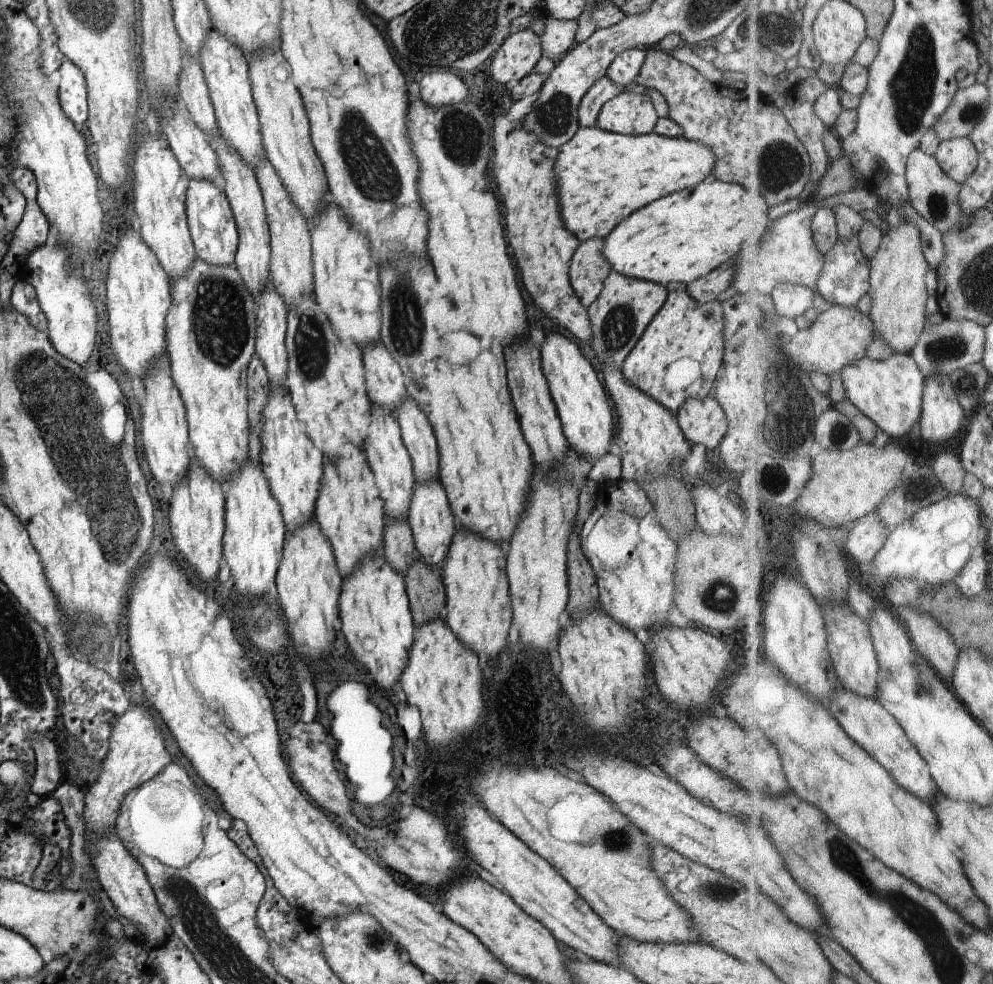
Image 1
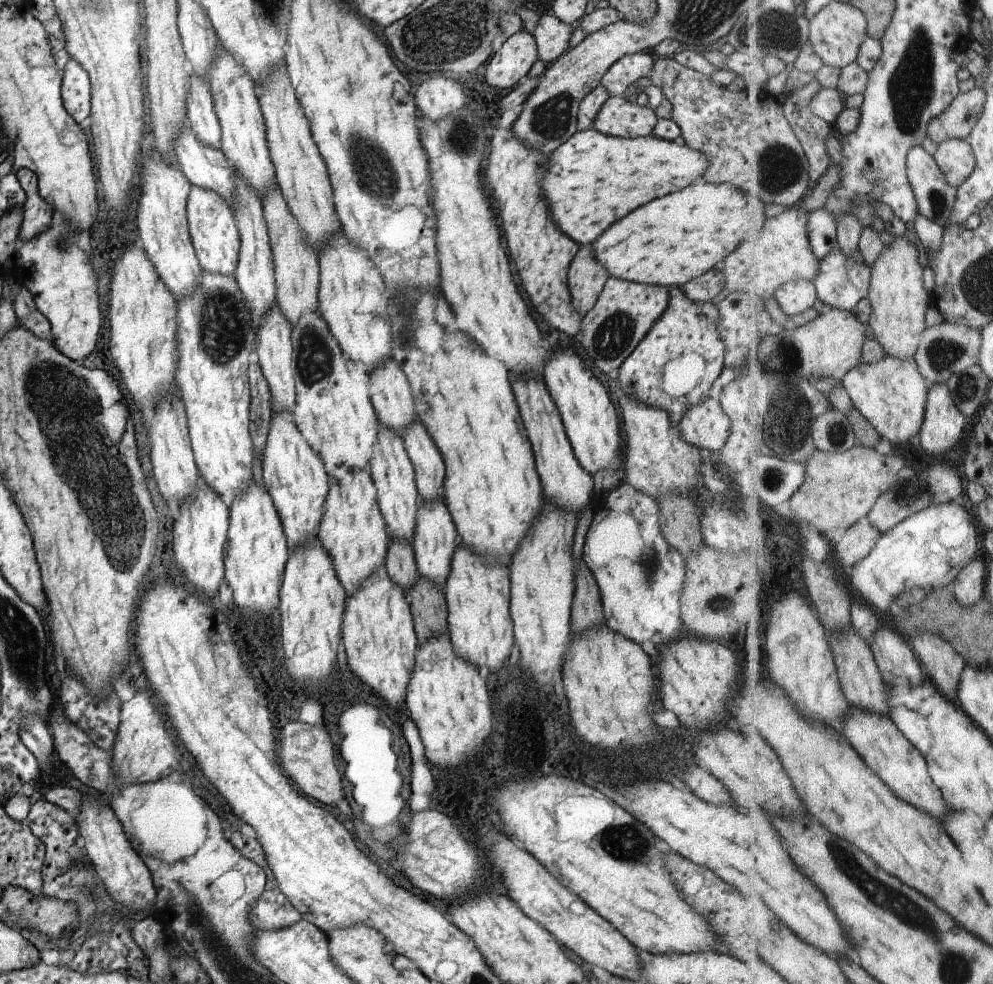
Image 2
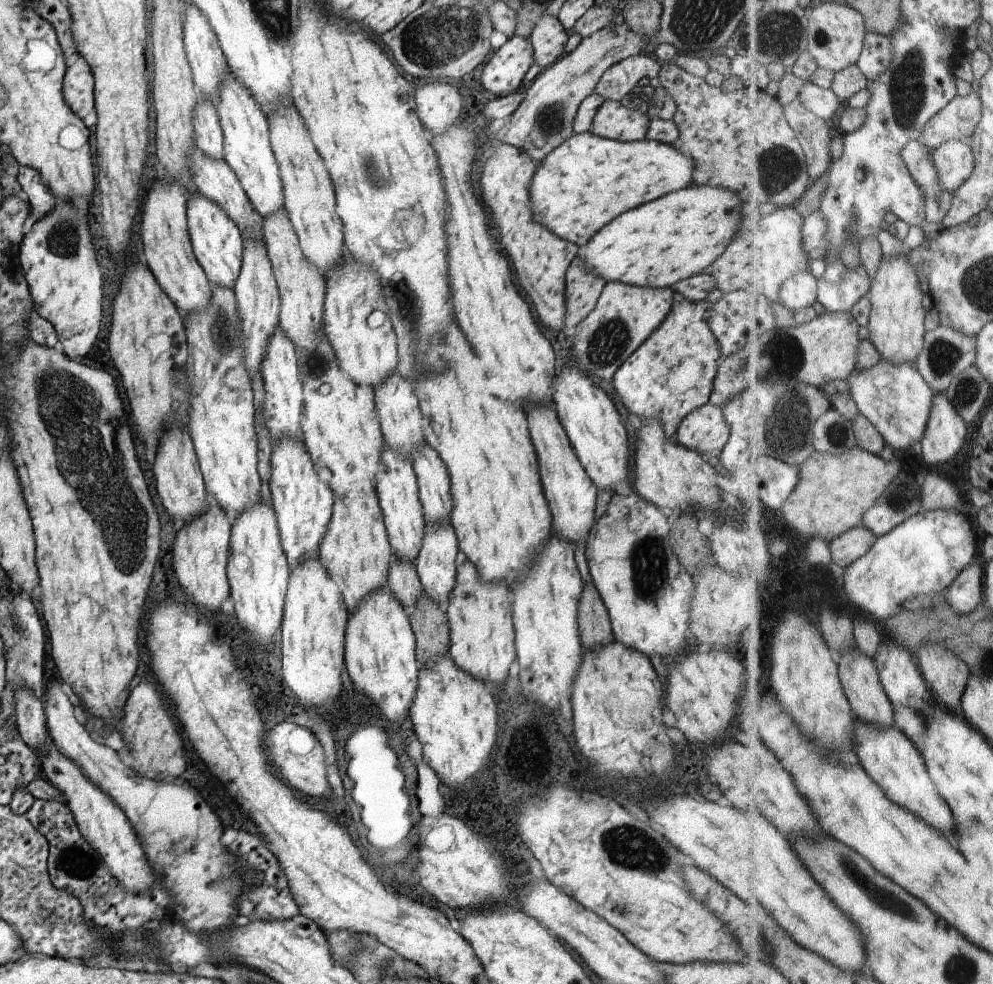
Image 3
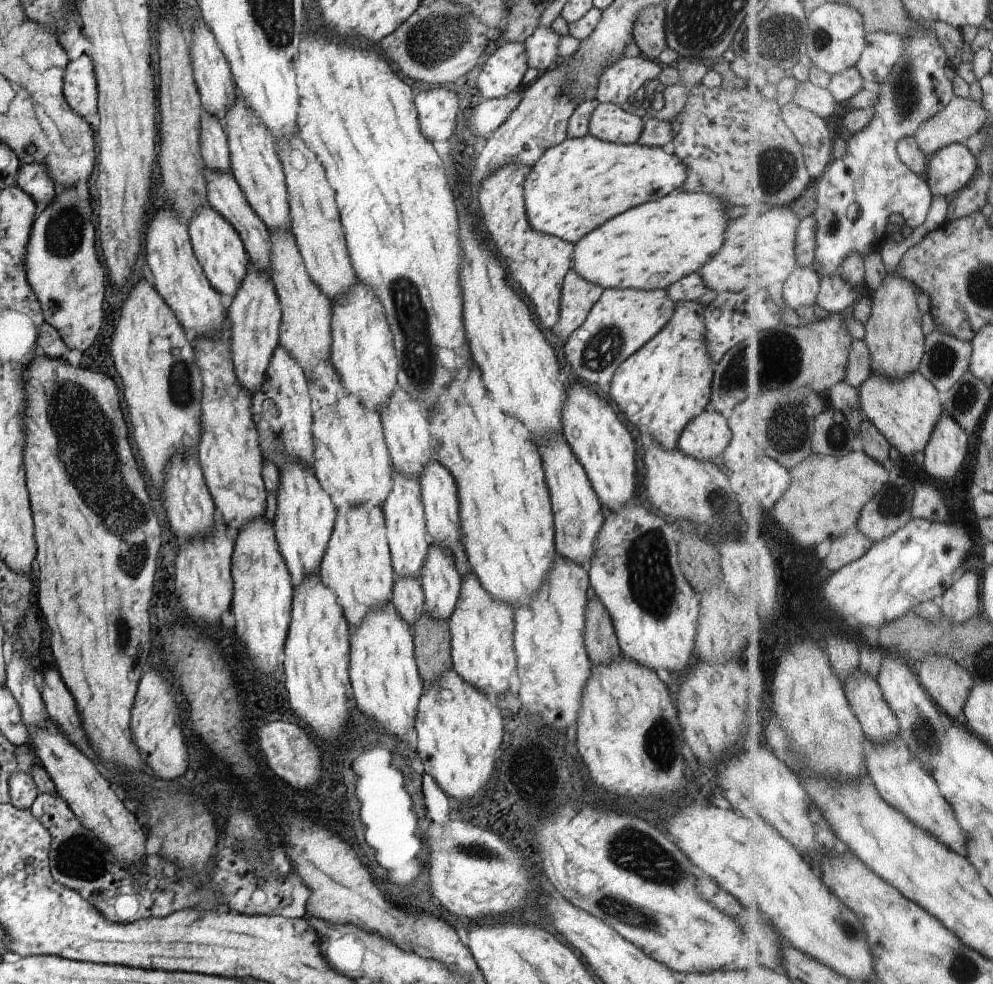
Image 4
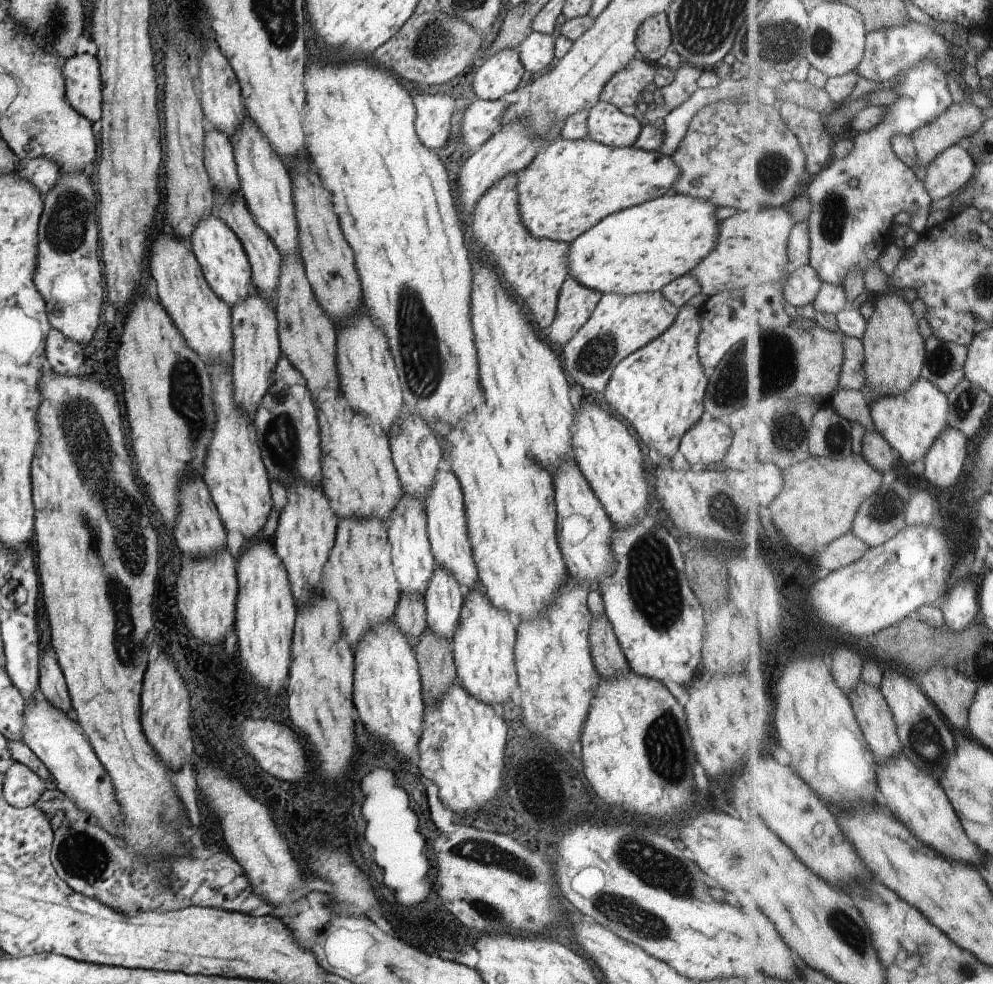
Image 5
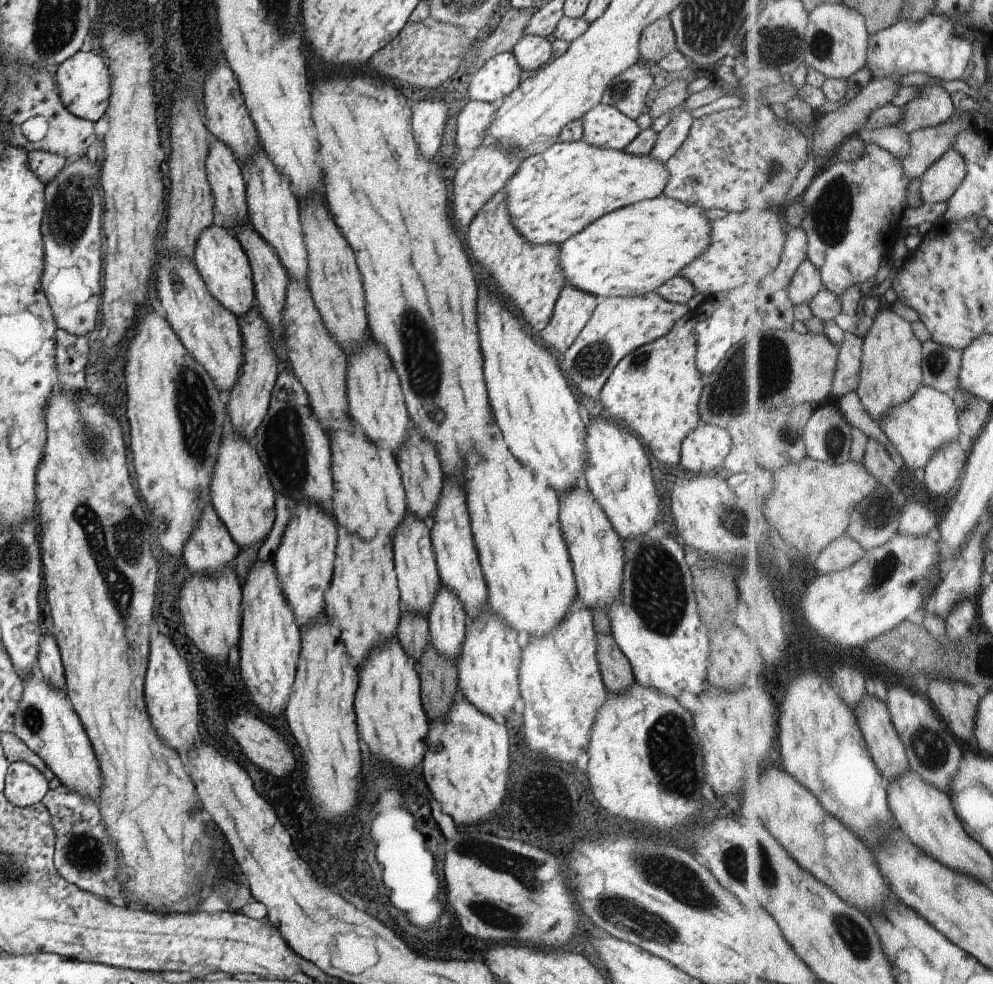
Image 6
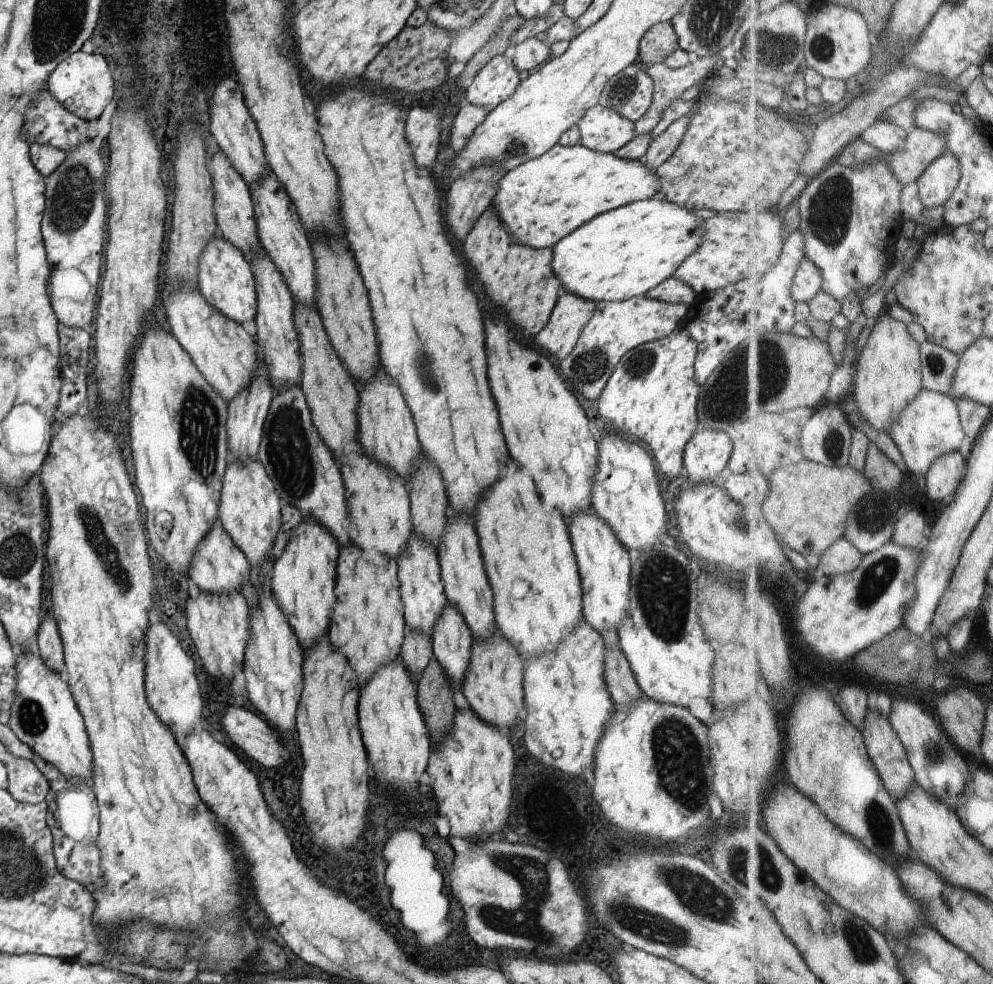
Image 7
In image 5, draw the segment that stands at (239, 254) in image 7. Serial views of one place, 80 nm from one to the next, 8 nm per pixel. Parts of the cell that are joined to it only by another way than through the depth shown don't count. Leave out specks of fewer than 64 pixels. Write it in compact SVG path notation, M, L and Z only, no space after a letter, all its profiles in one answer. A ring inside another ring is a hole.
M208 215L196 223L188 239L209 287L230 306L242 302L253 288L252 269L236 233L221 218Z

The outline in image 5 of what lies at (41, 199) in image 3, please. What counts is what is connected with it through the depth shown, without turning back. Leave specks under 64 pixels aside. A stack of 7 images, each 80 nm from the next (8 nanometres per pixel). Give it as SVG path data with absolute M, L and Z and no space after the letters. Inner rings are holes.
M38 157L28 159L17 168L21 179L28 181L39 193L46 196L47 192L57 183L61 172L58 165L51 160Z

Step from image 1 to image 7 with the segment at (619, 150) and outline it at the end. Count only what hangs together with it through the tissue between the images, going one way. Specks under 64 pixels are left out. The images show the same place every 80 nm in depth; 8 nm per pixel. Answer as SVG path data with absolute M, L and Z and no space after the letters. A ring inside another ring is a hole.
M559 142L542 156L523 162L508 171L500 180L492 207L497 210L509 233L524 246L535 249L553 248L558 241L599 214L639 201L652 199L661 187L656 170L645 165L641 159L620 158L614 153L603 153L572 145L563 147Z

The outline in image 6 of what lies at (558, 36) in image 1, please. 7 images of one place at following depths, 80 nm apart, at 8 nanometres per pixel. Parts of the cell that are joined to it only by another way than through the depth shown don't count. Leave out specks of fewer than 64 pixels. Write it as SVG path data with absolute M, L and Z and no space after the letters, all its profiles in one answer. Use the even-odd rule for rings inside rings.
M523 36L513 48L520 68L534 74L553 59L552 45L546 37Z

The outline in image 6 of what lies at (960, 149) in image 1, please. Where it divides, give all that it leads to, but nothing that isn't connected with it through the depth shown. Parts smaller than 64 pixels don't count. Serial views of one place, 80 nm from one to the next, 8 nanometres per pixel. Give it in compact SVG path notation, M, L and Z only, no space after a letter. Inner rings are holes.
M950 149L936 165L922 176L921 194L924 202L948 201L970 174L970 163L960 150Z

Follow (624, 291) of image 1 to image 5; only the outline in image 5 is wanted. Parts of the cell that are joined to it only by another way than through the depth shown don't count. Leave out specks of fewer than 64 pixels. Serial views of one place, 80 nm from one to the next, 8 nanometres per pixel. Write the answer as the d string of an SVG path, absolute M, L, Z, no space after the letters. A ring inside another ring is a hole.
M661 290L631 295L604 293L586 324L563 346L568 374L584 388L585 395L604 392L618 363L666 332L678 311Z

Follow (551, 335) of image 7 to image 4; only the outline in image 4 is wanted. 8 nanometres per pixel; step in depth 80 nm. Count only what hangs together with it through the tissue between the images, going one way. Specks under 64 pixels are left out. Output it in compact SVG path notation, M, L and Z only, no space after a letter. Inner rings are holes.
M571 268L564 277L558 322L551 328L556 335L568 339L586 320L589 310L603 293L600 285L589 283Z

